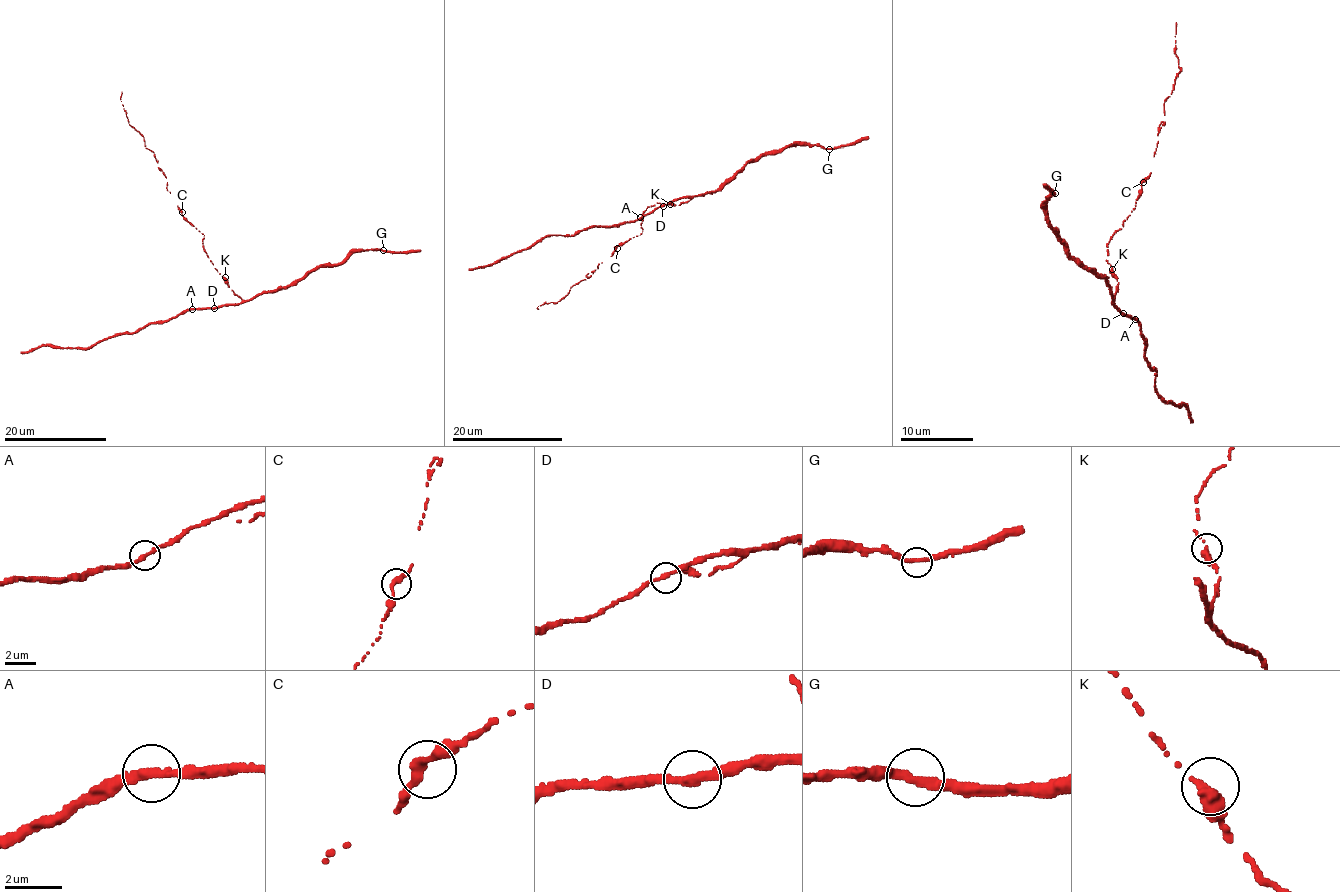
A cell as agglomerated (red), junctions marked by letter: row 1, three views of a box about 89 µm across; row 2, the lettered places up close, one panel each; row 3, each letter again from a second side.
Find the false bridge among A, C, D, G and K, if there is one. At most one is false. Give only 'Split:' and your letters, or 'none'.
Split: none

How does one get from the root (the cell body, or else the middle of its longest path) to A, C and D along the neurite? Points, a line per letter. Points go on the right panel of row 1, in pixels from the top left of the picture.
A: (1112, 272), (1119, 283), (1113, 305), (1123, 315), (1135, 318)
C: (1112, 272), (1106, 260), (1107, 244), (1135, 208), (1143, 182)
D: (1112, 272), (1119, 283), (1113, 305), (1123, 313)

